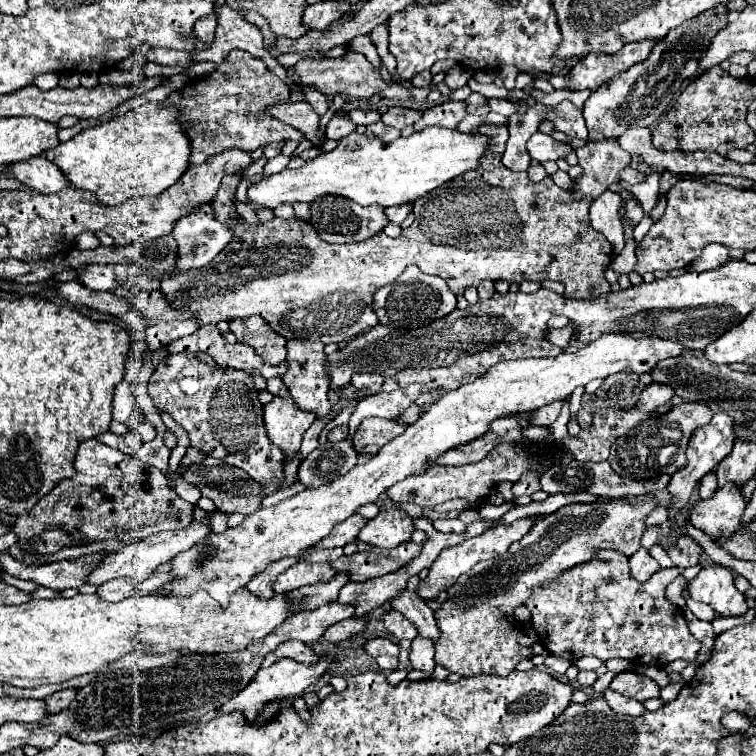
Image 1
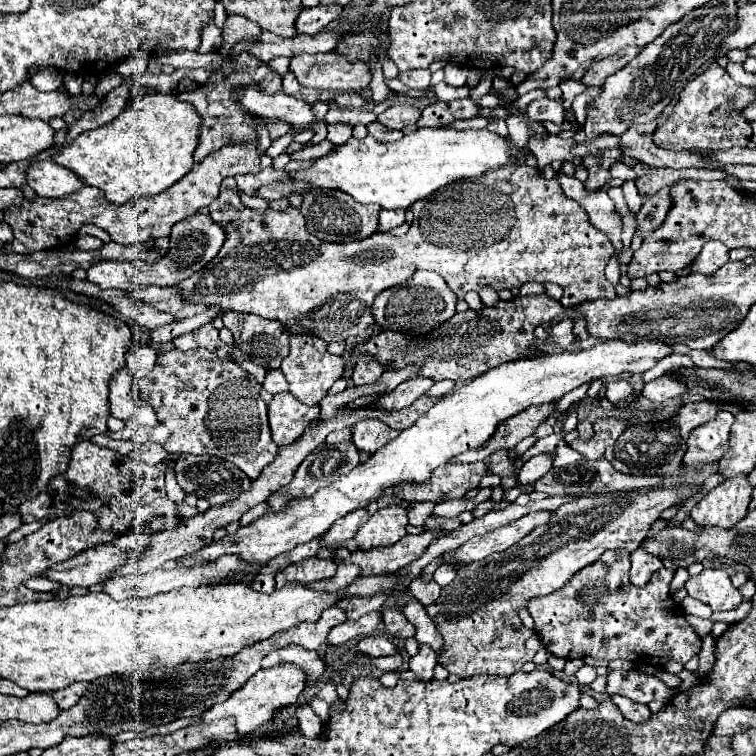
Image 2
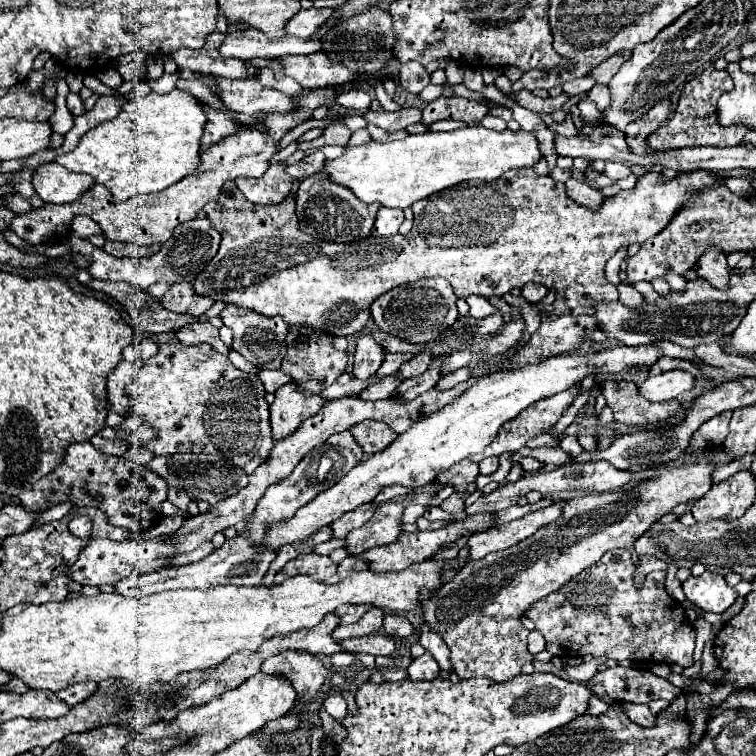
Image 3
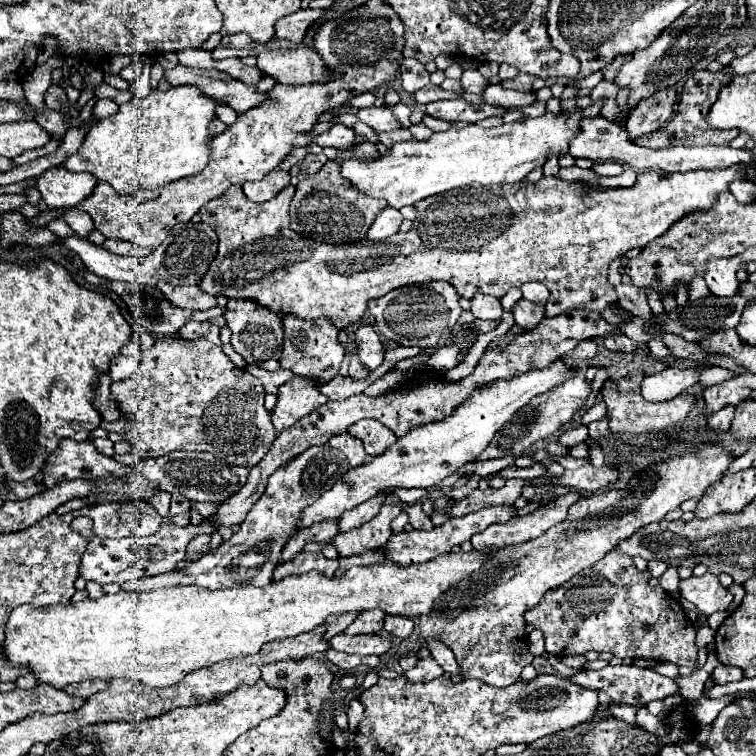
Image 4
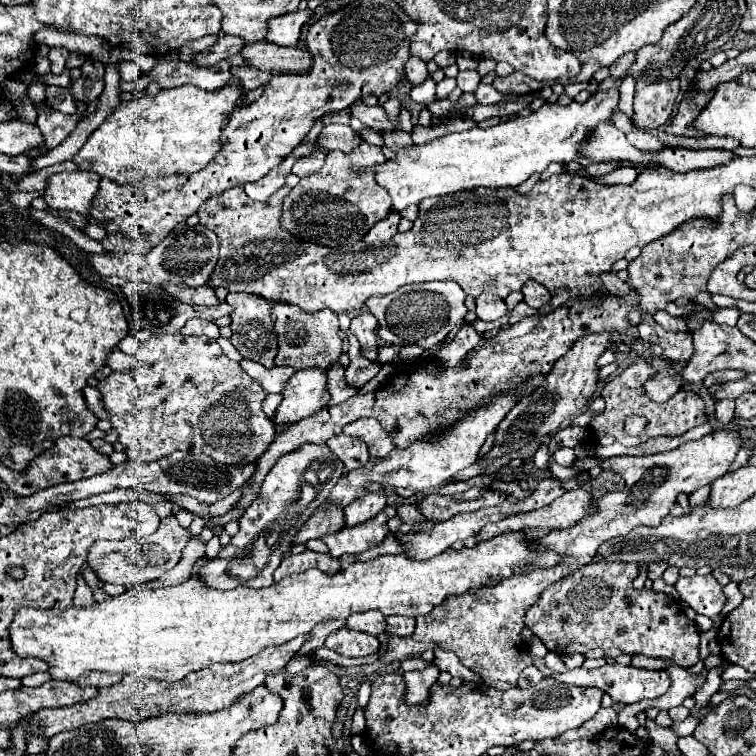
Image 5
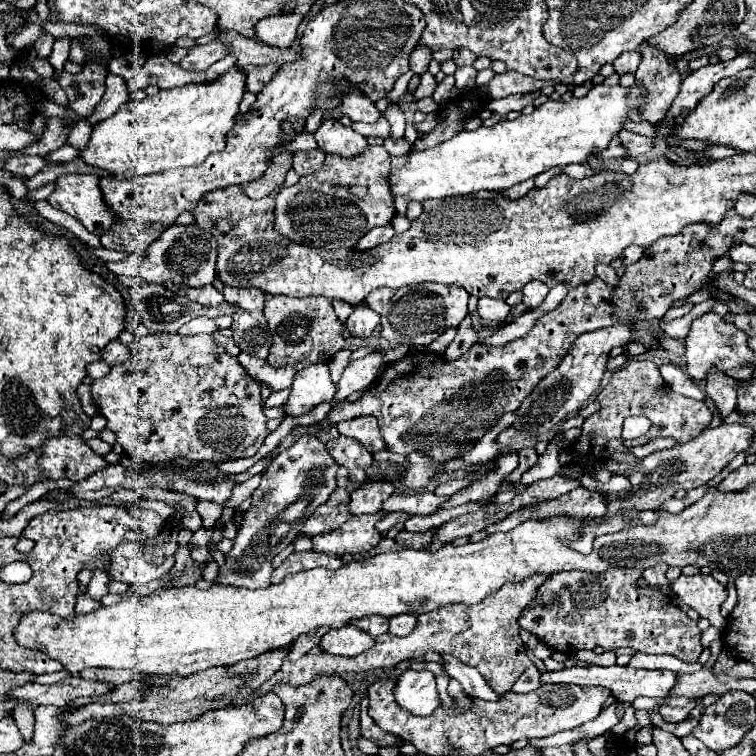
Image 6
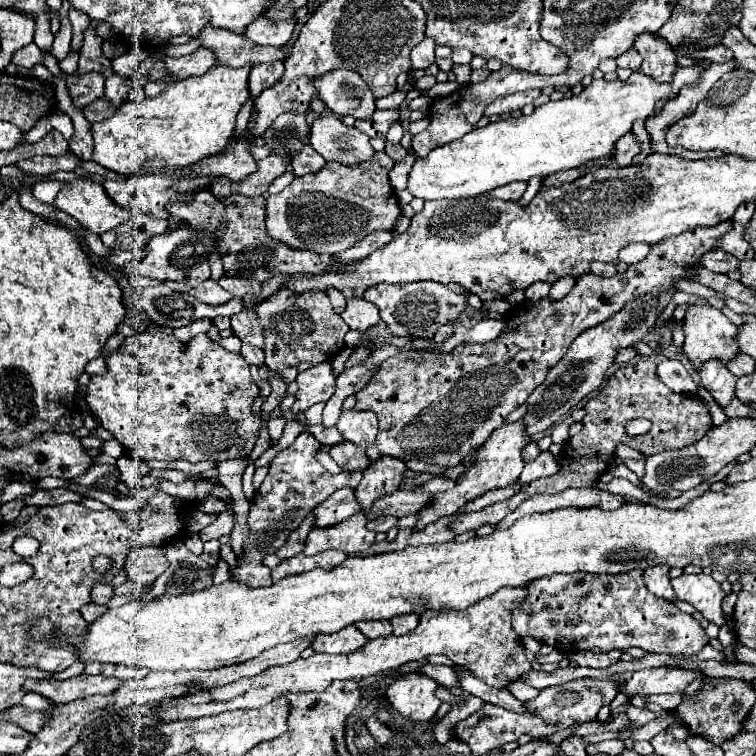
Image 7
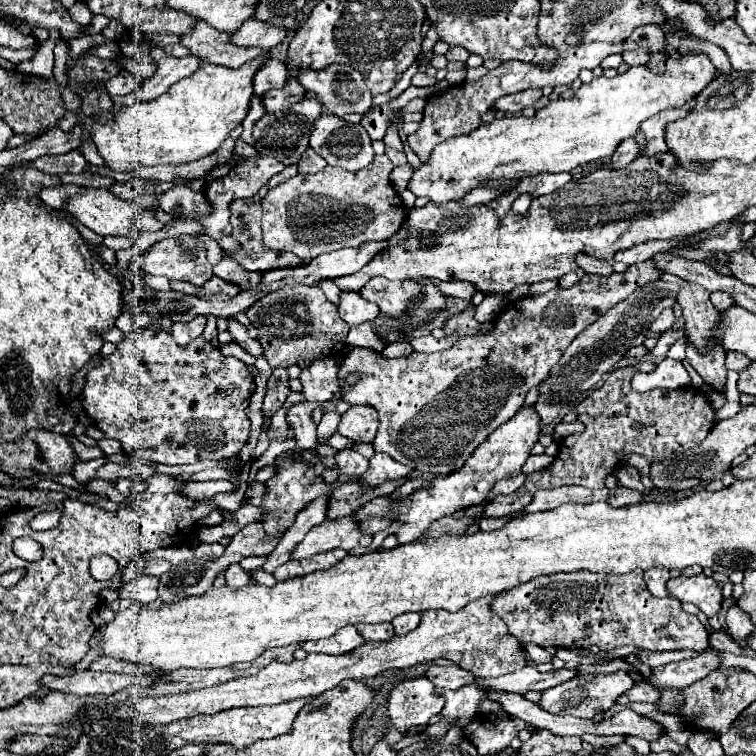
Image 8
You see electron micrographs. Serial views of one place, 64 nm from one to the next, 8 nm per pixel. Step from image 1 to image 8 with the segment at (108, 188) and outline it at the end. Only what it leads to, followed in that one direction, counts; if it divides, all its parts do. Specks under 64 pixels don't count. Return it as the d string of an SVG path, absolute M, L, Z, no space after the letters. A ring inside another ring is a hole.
M264 58L250 60L236 70L204 62L198 72L172 84L162 96L120 108L114 120L104 126L86 120L106 166L116 172L130 172L138 166L194 162L216 152L248 114L254 94L252 76L260 64L264 64Z

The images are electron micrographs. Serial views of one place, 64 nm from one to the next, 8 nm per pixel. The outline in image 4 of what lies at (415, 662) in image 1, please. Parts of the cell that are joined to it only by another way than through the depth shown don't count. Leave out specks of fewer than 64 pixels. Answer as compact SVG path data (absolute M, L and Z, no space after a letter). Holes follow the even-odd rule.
M432 656L420 658L414 668L410 668L410 670L404 672L404 676L410 682L430 682L430 680L442 676L442 674L444 674L444 670L436 664L436 660L432 660Z

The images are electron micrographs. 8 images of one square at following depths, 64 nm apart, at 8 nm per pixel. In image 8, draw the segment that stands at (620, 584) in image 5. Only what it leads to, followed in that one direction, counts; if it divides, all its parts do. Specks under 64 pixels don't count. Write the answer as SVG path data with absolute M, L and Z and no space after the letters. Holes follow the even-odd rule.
M634 570L630 574L592 574L592 572L574 572L574 574L552 574L530 580L528 584L520 584L520 588L512 588L512 592L502 592L492 602L492 610L504 616L508 630L520 640L520 644L534 642L542 648L568 648L580 650L598 646L600 650L612 650L616 646L638 646L654 652L666 650L694 650L702 652L708 648L708 632L704 624L694 616L686 614L680 602L672 598L656 598L648 592L642 570Z

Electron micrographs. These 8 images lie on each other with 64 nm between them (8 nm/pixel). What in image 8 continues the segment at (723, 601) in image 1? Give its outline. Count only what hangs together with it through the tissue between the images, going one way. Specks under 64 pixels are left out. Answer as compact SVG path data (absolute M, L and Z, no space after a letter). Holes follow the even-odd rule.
M704 574L698 576L678 576L668 580L668 590L674 598L680 602L692 602L698 606L708 618L716 616L722 606L722 590L714 582L714 578L708 578Z

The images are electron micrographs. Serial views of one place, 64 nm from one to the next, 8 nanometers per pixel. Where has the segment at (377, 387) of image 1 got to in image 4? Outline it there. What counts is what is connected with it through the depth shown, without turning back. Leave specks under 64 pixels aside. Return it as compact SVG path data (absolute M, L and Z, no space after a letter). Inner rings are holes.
M370 324L356 326L356 344L358 344L358 360L368 370L374 372L384 360L384 346Z

